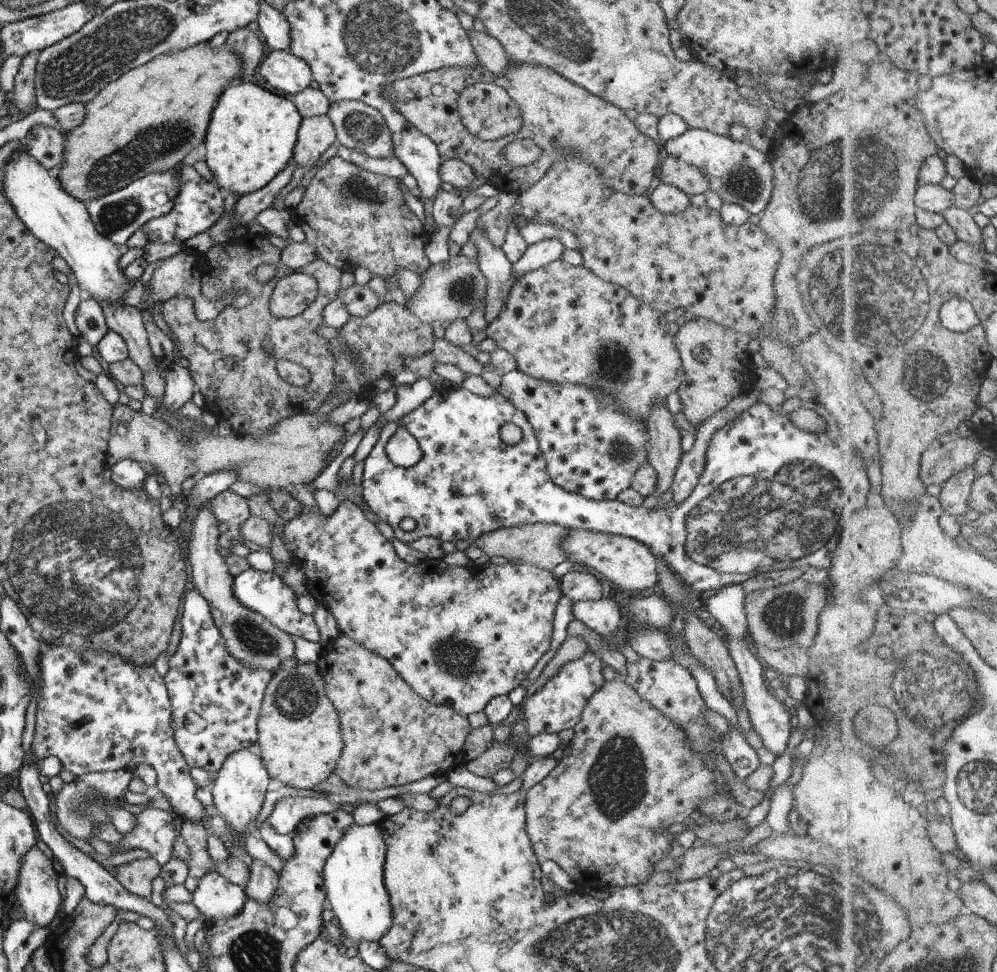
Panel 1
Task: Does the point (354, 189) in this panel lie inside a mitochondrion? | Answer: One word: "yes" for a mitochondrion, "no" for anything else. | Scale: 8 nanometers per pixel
yes

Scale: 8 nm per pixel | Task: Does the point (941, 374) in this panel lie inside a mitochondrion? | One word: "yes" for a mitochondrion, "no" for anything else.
yes

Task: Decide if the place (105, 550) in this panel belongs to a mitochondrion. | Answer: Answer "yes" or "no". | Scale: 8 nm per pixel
yes

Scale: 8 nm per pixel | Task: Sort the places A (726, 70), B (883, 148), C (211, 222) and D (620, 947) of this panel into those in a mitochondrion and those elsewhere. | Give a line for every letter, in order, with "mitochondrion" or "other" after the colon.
A: other
B: mitochondrion
C: other
D: mitochondrion

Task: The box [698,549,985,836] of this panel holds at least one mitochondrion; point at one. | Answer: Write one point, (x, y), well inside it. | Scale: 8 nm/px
(938, 687)

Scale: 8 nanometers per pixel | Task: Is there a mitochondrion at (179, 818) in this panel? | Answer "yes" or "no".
no

